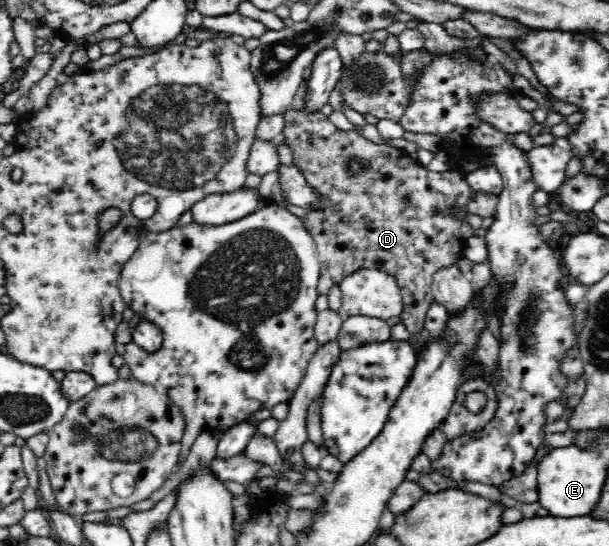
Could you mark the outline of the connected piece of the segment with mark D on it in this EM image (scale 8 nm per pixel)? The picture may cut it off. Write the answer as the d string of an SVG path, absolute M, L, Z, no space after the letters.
M289 110L283 114L285 127L281 134L281 144L285 144L289 147L292 153L292 165L301 171L301 175L305 177L305 181L309 183L309 186L315 189L319 202L313 204L311 208L304 208L305 216L299 217L305 225L305 229L311 235L311 240L315 241L315 253L319 259L319 282L317 284L317 294L327 294L330 288L335 285L340 285L344 278L347 278L350 274L353 274L359 269L377 269L388 272L391 276L395 277L397 284L400 288L402 301L404 304L402 310L402 322L407 328L407 331L411 335L415 336L421 329L425 327L426 323L426 312L433 302L434 298L431 296L431 280L433 274L437 270L447 268L448 266L455 265L455 262L459 260L462 254L464 239L461 237L461 224L463 218L467 221L469 212L466 210L467 203L470 201L472 190L467 181L465 181L465 174L460 173L457 170L448 170L443 172L430 171L428 168L425 169L417 160L413 159L410 154L401 148L395 146L388 146L387 144L375 144L371 139L363 137L359 132L355 130L340 130L336 128L321 112L319 113L303 113L303 111Z

